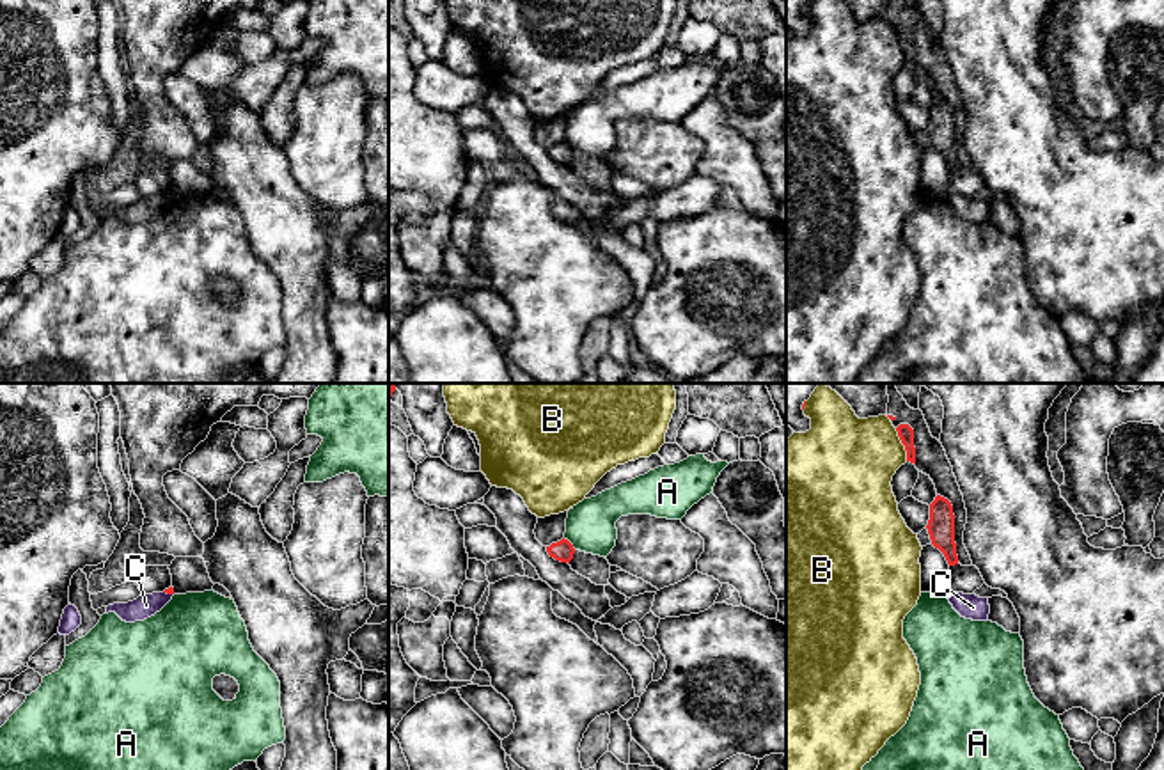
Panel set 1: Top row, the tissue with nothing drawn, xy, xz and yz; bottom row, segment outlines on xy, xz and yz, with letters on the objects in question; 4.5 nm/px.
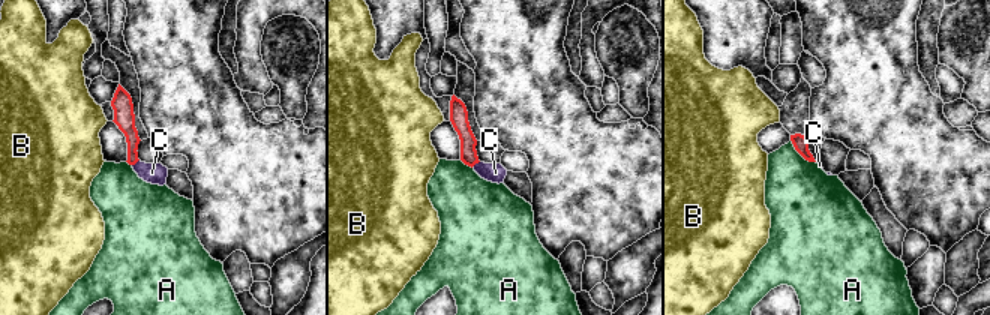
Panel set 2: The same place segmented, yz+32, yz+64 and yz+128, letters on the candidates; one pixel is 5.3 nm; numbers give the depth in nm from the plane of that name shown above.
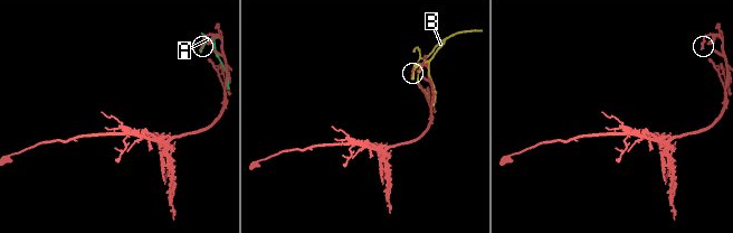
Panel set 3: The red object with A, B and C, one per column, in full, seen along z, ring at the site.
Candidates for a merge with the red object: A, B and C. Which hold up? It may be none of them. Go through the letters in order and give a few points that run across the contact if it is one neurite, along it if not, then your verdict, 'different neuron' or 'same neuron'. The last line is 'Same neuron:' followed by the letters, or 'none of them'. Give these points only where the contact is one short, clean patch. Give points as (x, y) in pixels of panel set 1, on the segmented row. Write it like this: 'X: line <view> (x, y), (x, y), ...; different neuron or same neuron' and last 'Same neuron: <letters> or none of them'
A: different neuron
B: different neuron
C: line xy (164, 591), (173, 595); different neuron
Same neuron: none of them

